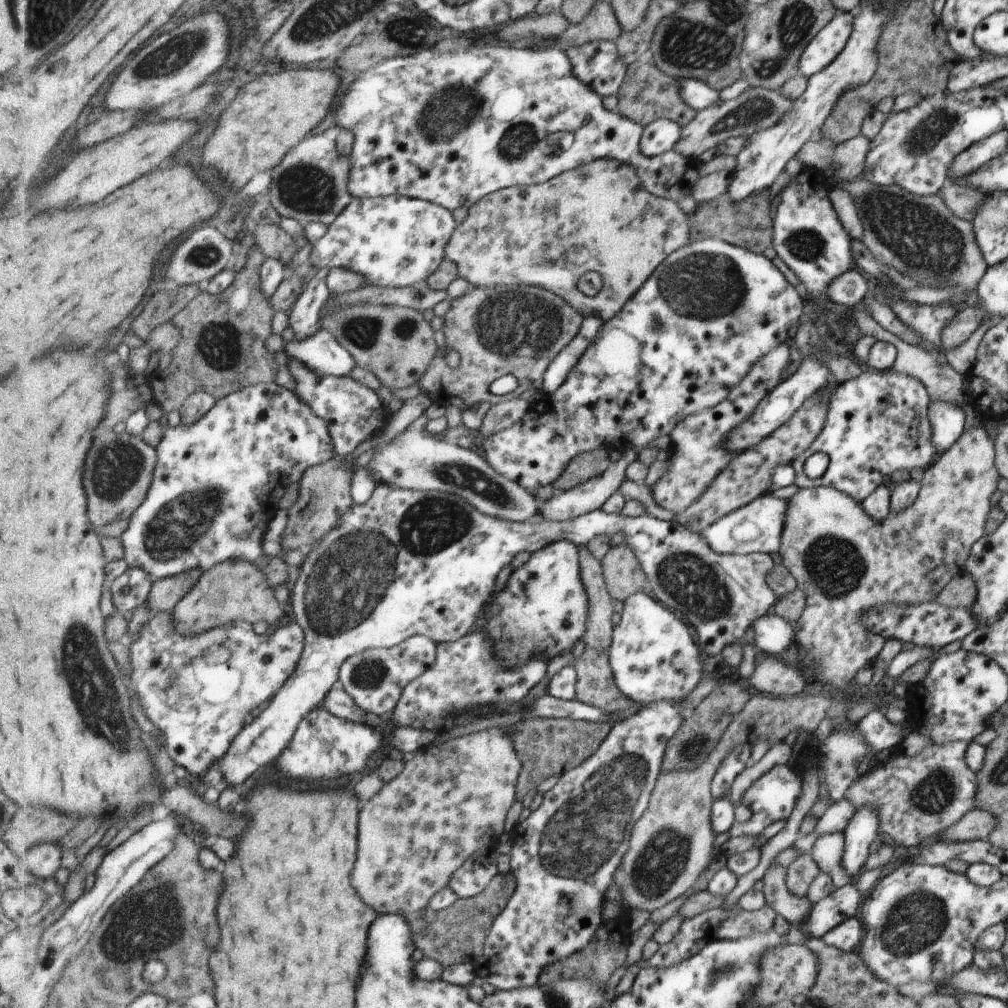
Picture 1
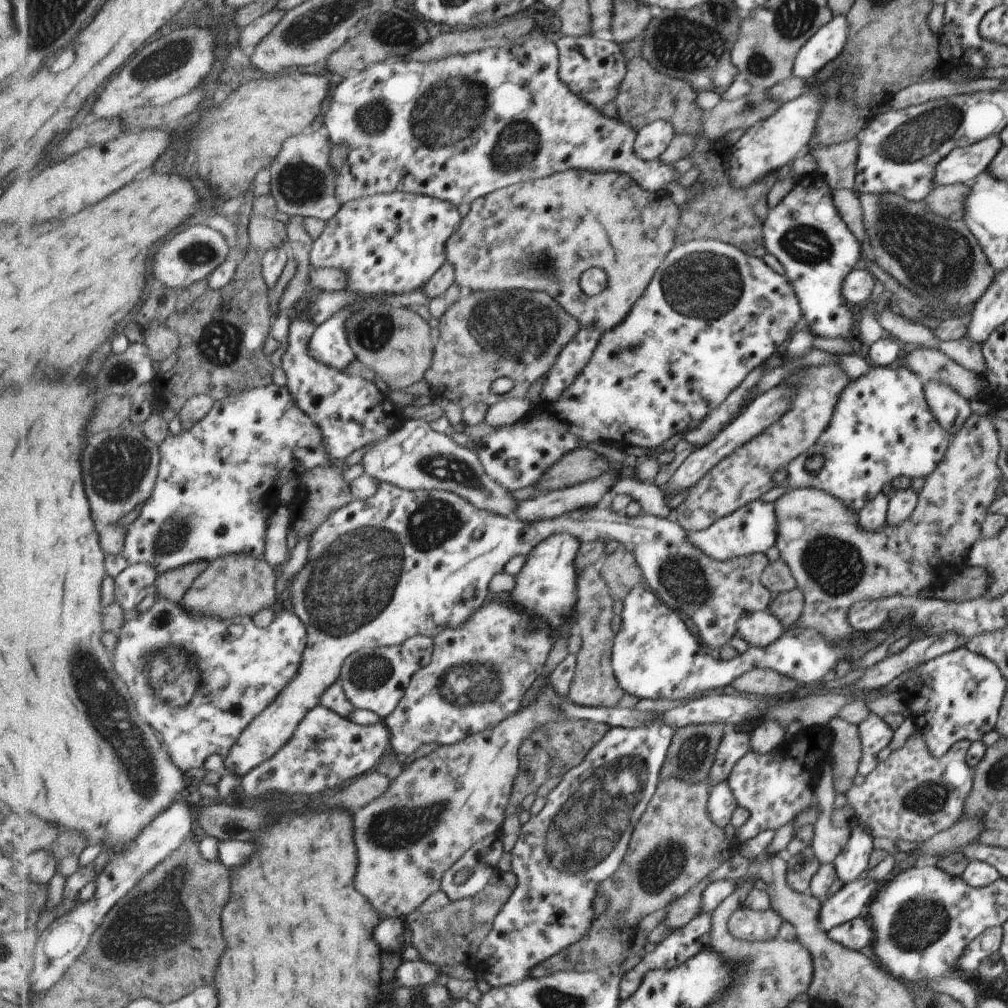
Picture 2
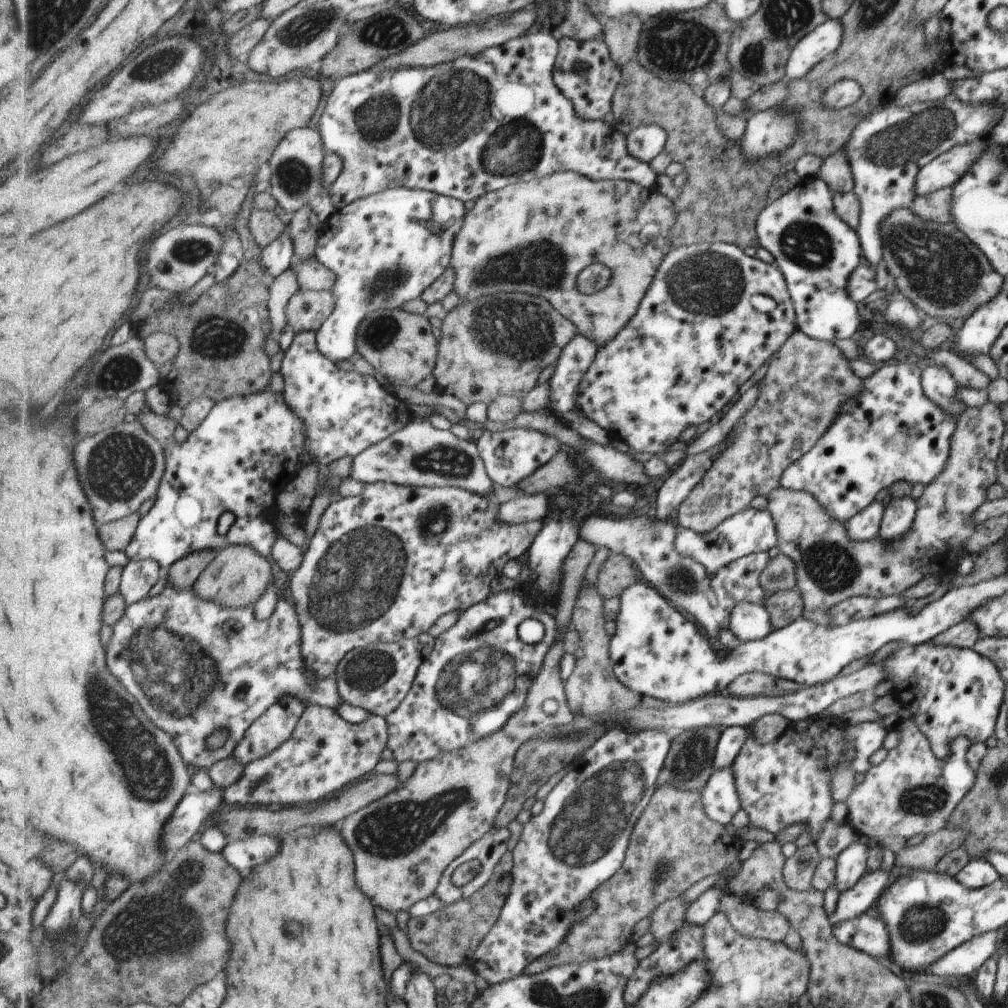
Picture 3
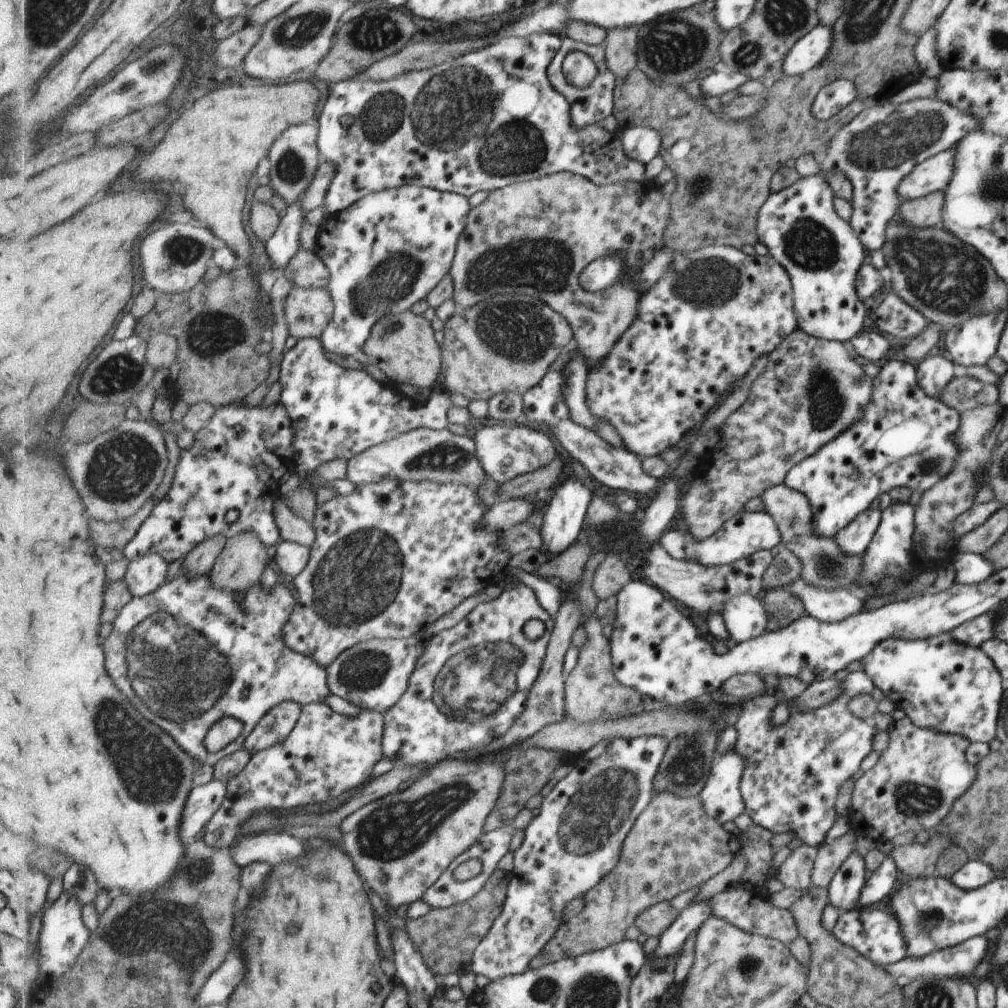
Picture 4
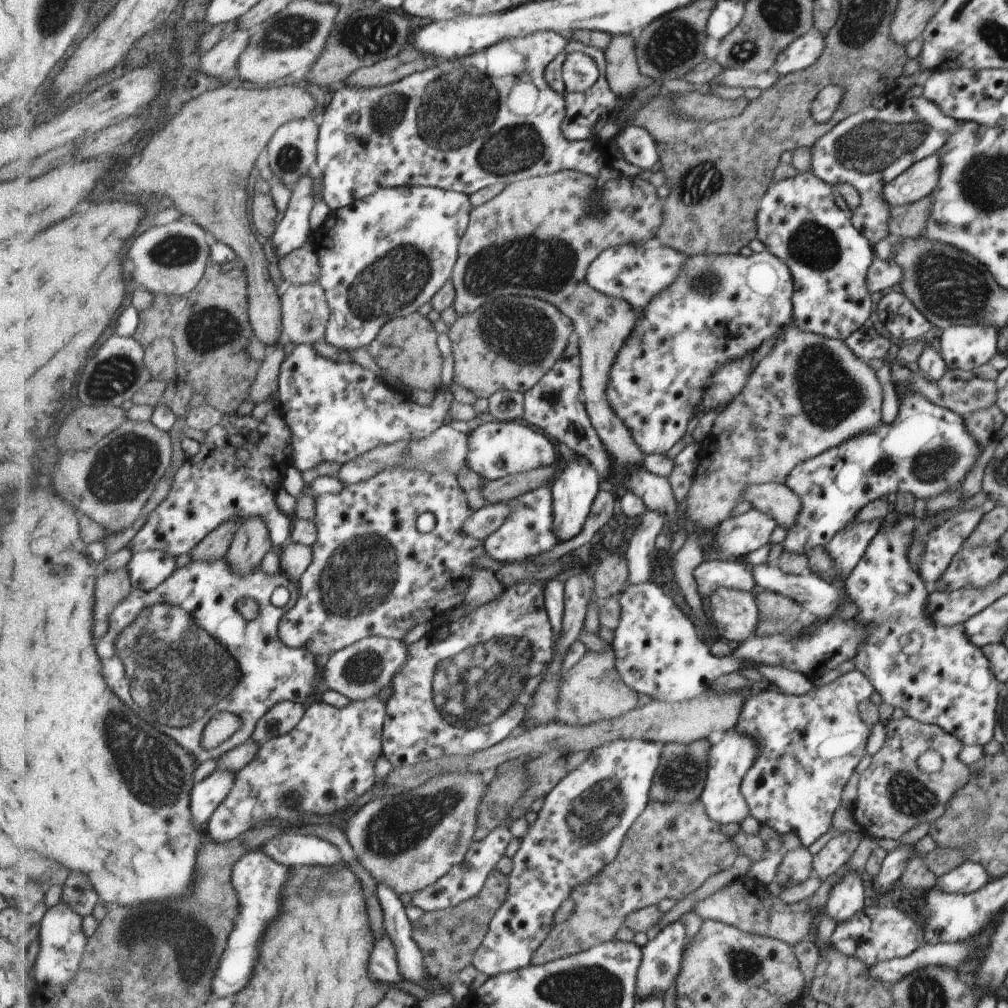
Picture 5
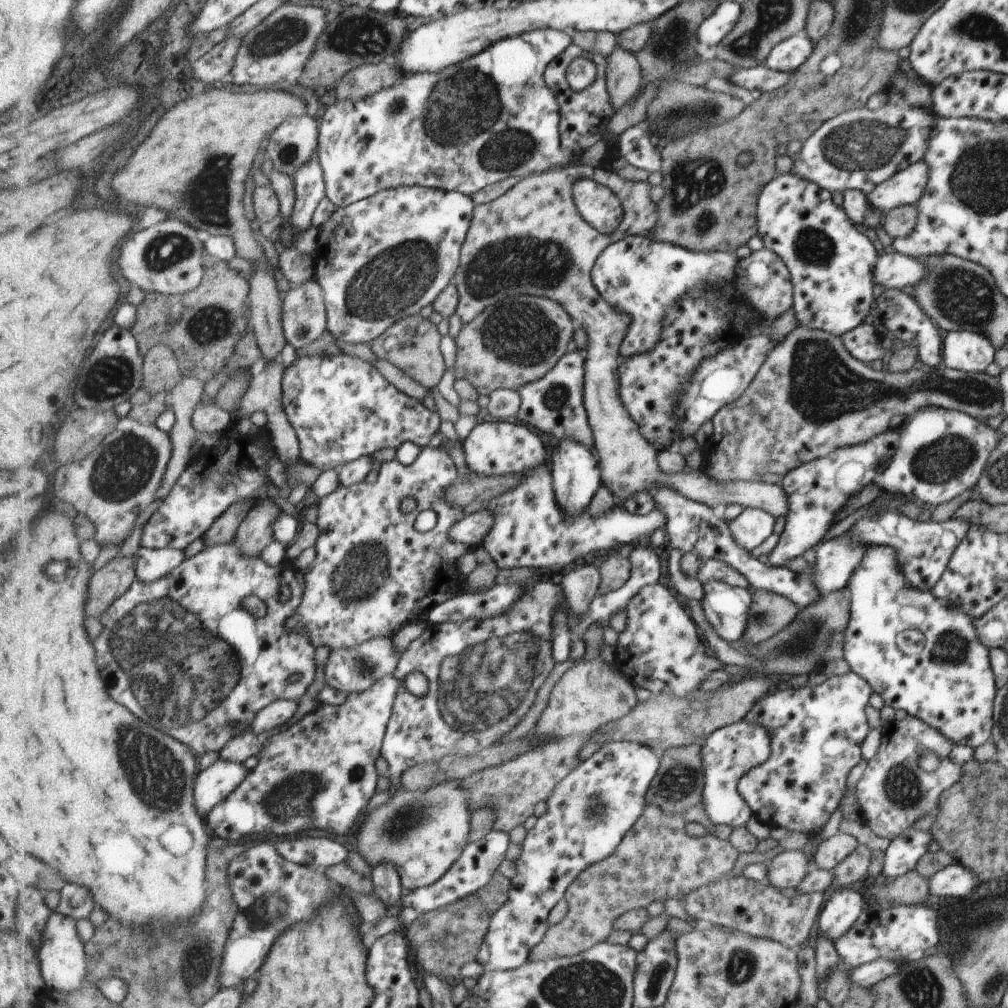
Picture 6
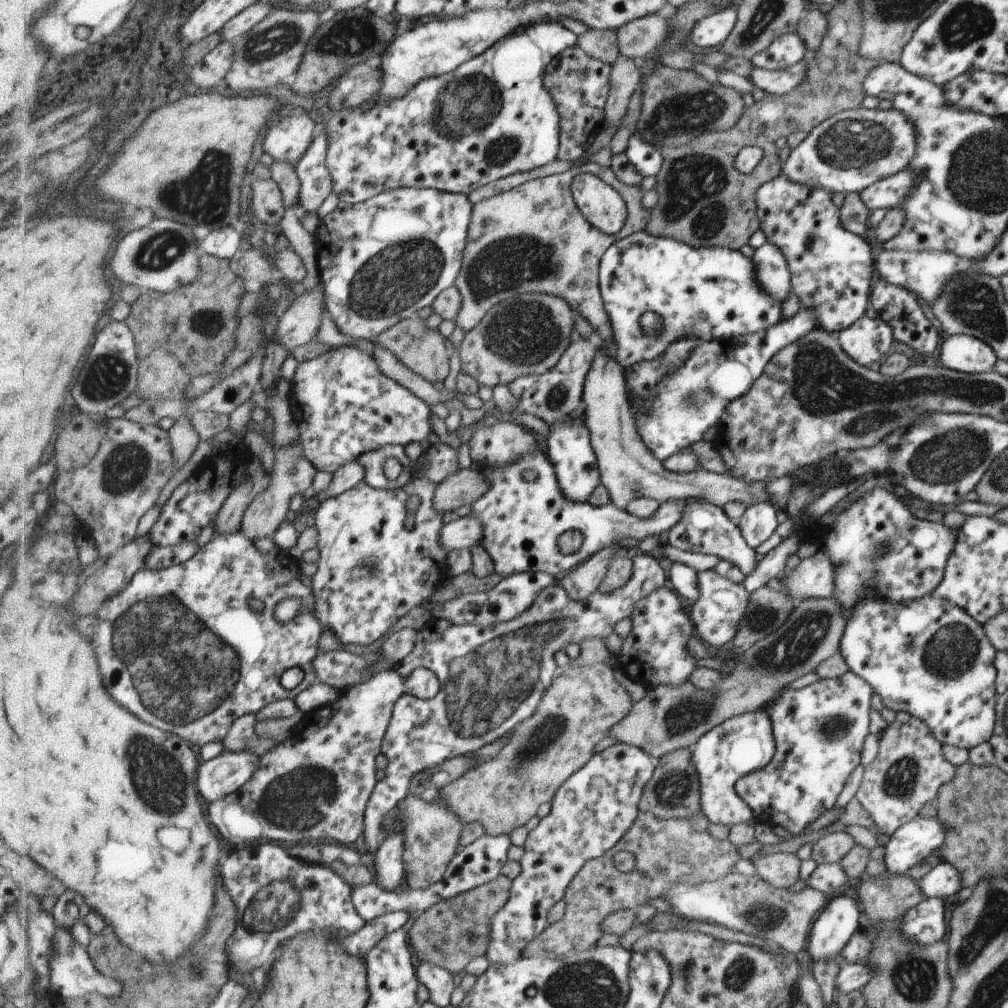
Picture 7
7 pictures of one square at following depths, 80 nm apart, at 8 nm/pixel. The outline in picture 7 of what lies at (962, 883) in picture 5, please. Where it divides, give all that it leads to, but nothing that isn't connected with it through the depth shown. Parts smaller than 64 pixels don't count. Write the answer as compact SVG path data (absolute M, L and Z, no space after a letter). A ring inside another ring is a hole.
M943 861L926 872L916 883L923 894L923 898L941 899L960 890L957 870Z

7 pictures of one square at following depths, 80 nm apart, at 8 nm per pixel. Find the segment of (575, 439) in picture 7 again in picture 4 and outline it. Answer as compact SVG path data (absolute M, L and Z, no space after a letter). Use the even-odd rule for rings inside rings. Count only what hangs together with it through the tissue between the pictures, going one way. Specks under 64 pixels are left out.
M575 476L559 483L559 487L550 500L549 508L546 510L545 524L542 526L542 538L545 541L543 541L542 550L539 551L549 555L547 561L551 561L556 556L563 554L570 546L578 542L578 538L584 529L593 495L594 493L583 482L579 482Z

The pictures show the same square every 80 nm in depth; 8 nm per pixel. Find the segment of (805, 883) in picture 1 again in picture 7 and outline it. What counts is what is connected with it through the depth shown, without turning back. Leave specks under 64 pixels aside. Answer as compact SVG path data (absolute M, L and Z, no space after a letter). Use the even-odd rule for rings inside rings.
M769 853L758 858L755 855L751 862L754 864L755 876L771 886L787 889L799 879L800 860L795 853Z

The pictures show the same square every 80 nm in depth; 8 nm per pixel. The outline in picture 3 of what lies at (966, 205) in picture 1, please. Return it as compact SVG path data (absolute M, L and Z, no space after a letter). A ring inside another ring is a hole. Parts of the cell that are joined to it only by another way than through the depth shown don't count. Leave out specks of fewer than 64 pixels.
M951 187L937 189L933 192L915 197L914 202L909 208L922 219L946 223L952 220L950 213L951 197Z

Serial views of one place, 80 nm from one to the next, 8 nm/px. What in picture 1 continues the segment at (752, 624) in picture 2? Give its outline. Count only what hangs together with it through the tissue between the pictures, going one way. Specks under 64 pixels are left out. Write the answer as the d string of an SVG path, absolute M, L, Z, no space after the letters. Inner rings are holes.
M773 612L756 619L752 628L754 648L765 655L781 655L793 642L793 625Z

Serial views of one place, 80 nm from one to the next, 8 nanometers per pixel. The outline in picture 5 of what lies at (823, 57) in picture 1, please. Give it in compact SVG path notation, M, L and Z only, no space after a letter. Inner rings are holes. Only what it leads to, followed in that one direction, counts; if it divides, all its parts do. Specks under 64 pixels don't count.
M815 29L809 34L797 37L776 57L776 64L772 70L782 76L799 73L813 65L824 49L824 36L825 34Z

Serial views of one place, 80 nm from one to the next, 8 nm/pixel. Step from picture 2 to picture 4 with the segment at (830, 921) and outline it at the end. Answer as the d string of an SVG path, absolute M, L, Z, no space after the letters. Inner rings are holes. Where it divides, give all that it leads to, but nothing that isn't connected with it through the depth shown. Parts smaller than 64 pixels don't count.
M885 858L884 861L877 867L875 872L872 872L863 881L863 886L859 889L859 896L852 906L853 910L857 911L861 907L869 906L875 902L883 901L883 898L889 896L889 892L893 890L893 880L895 880L894 860Z

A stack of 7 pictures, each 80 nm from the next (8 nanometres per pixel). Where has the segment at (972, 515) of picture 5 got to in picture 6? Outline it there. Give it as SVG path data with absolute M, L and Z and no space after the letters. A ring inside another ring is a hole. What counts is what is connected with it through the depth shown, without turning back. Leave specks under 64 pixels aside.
M886 510L870 513L867 517L860 518L849 529L845 529L848 537L867 547L885 545L895 549L896 559L900 573L905 577L906 585L913 588L929 591L940 580L943 572L949 566L949 560L954 550L966 538L971 528L968 520L960 518L947 519L940 523L930 521L913 522L902 516L897 510Z

